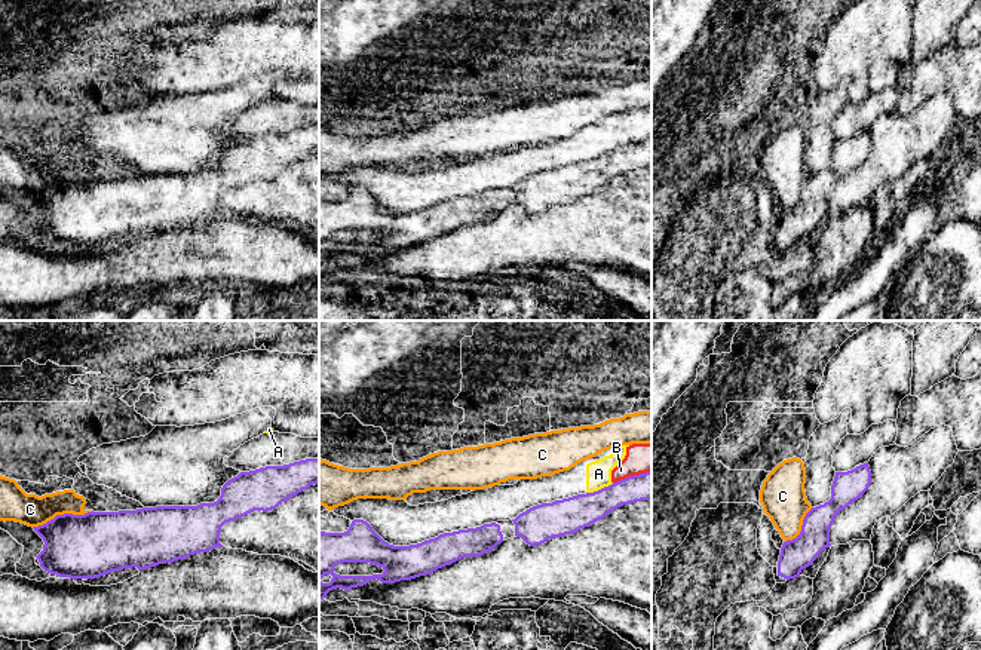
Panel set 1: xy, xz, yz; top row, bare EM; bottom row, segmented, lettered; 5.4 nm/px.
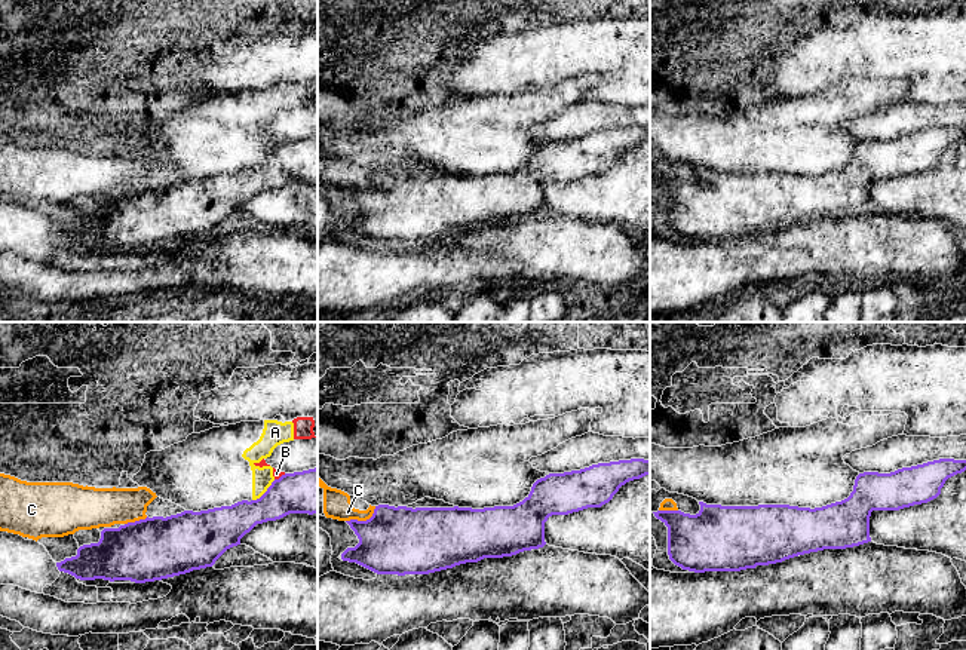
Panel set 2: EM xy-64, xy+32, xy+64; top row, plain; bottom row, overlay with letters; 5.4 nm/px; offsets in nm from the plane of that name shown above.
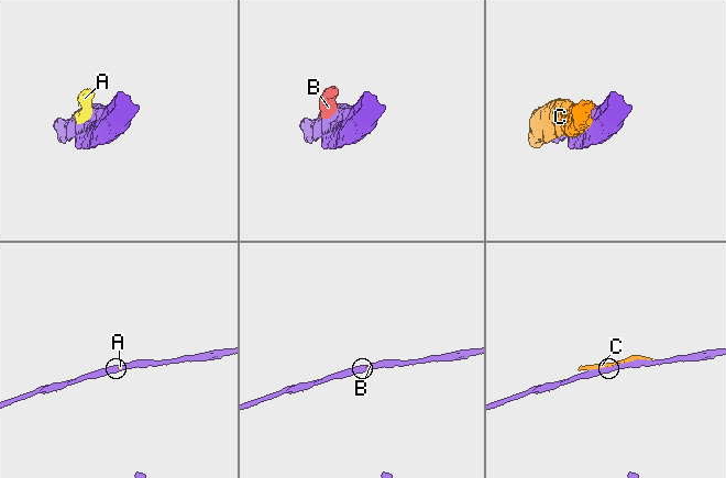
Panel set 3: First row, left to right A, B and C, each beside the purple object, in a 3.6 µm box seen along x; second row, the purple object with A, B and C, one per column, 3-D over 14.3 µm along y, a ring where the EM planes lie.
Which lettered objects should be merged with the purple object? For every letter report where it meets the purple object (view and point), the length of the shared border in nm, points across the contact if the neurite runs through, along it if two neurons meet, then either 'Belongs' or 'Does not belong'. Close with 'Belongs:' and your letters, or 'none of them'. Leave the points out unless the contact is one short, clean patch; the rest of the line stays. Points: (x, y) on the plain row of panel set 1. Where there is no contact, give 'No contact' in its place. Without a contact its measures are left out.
A: Touches purple at xz (601, 156). Shared border 160 nm. Boundary: xz (613, 150), (586, 161). Does not belong
B: Touches purple at xz (631, 144). Shared border 220 nm. Boundary: xz (650, 137), (613, 150). Does not belong
C: Touches purple at xy (64, 181). Shared border 340 nm. Does not belong
Belongs: none of them

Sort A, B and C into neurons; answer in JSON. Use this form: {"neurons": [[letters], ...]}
{"neurons": [["A", "B"], ["C"]]}

